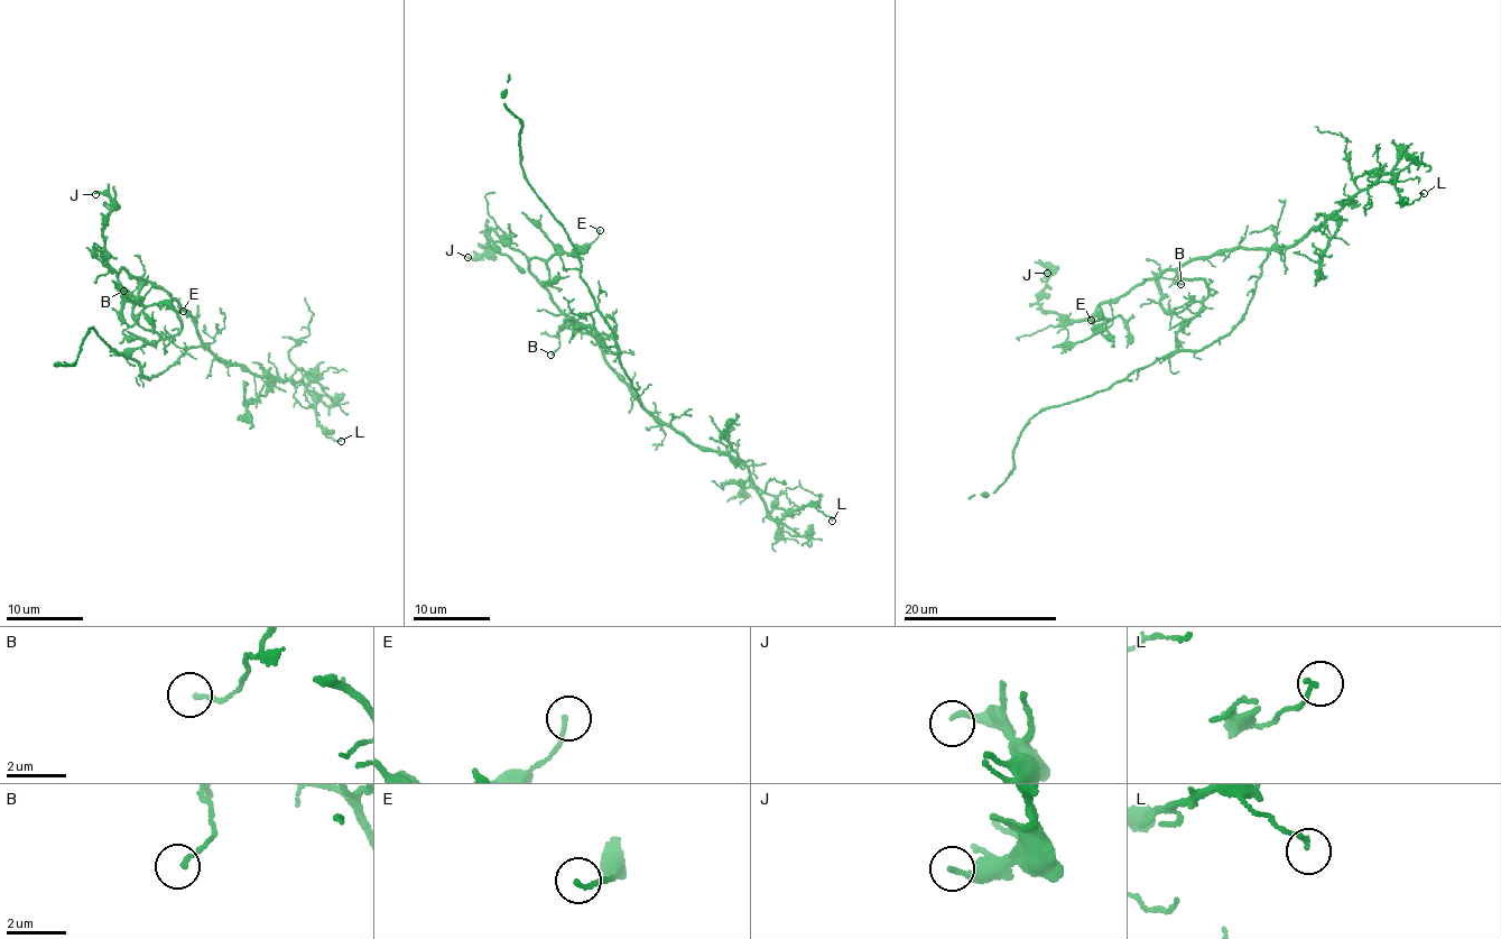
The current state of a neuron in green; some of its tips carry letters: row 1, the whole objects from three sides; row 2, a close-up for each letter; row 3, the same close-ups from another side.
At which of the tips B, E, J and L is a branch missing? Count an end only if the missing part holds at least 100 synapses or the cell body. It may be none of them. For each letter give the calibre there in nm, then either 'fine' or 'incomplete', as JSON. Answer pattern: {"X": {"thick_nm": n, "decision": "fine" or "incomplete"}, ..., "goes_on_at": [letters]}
{"B": {"thick_nm": 140, "decision": "fine"}, "E": {"thick_nm": 130, "decision": "fine"}, "J": {"thick_nm": 150, "decision": "fine"}, "L": {"thick_nm": 120, "decision": "fine"}, "goes_on_at": []}

